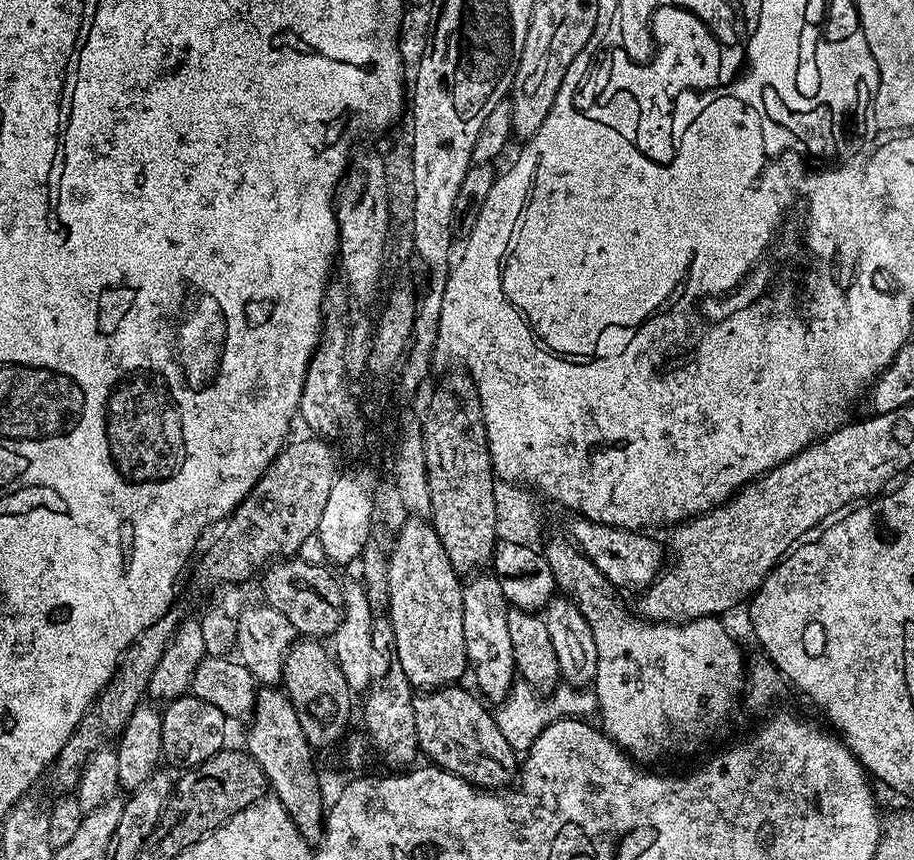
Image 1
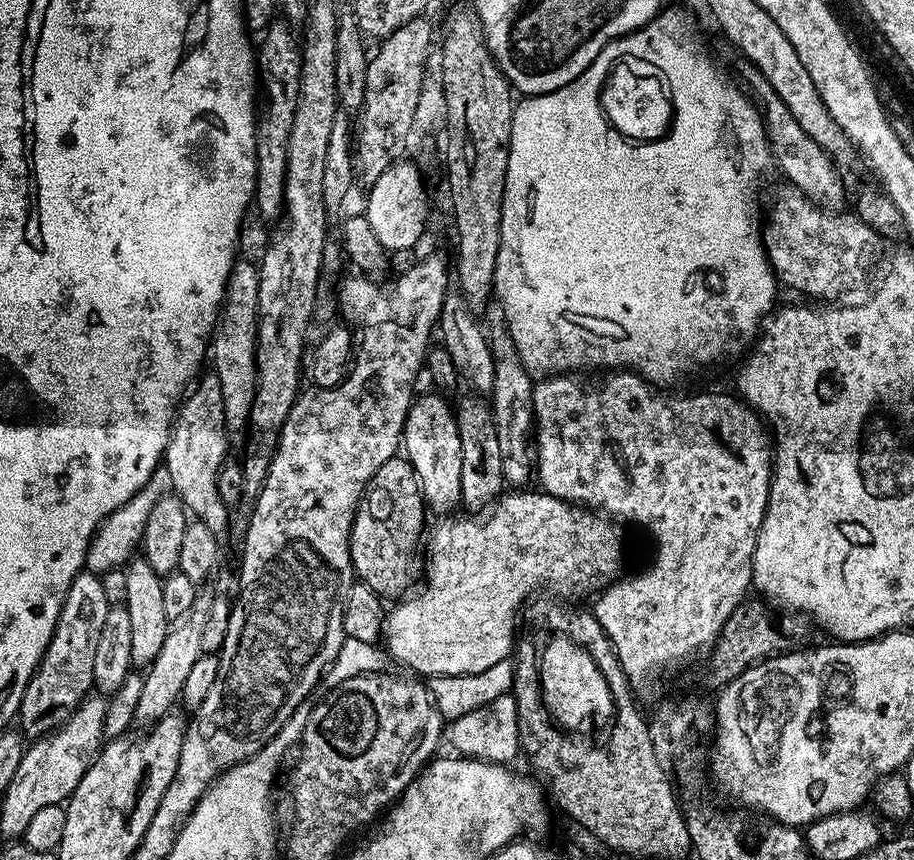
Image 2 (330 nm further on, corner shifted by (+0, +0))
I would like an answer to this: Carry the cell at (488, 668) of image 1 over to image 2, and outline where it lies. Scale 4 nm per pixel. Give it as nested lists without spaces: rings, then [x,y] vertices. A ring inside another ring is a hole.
[[[439,394],[431,395],[417,395],[413,399],[404,419],[402,452],[416,471],[425,505],[431,511],[433,508],[436,512],[444,512],[440,514],[452,514],[462,504],[462,438],[458,438],[458,426],[449,401]]]

